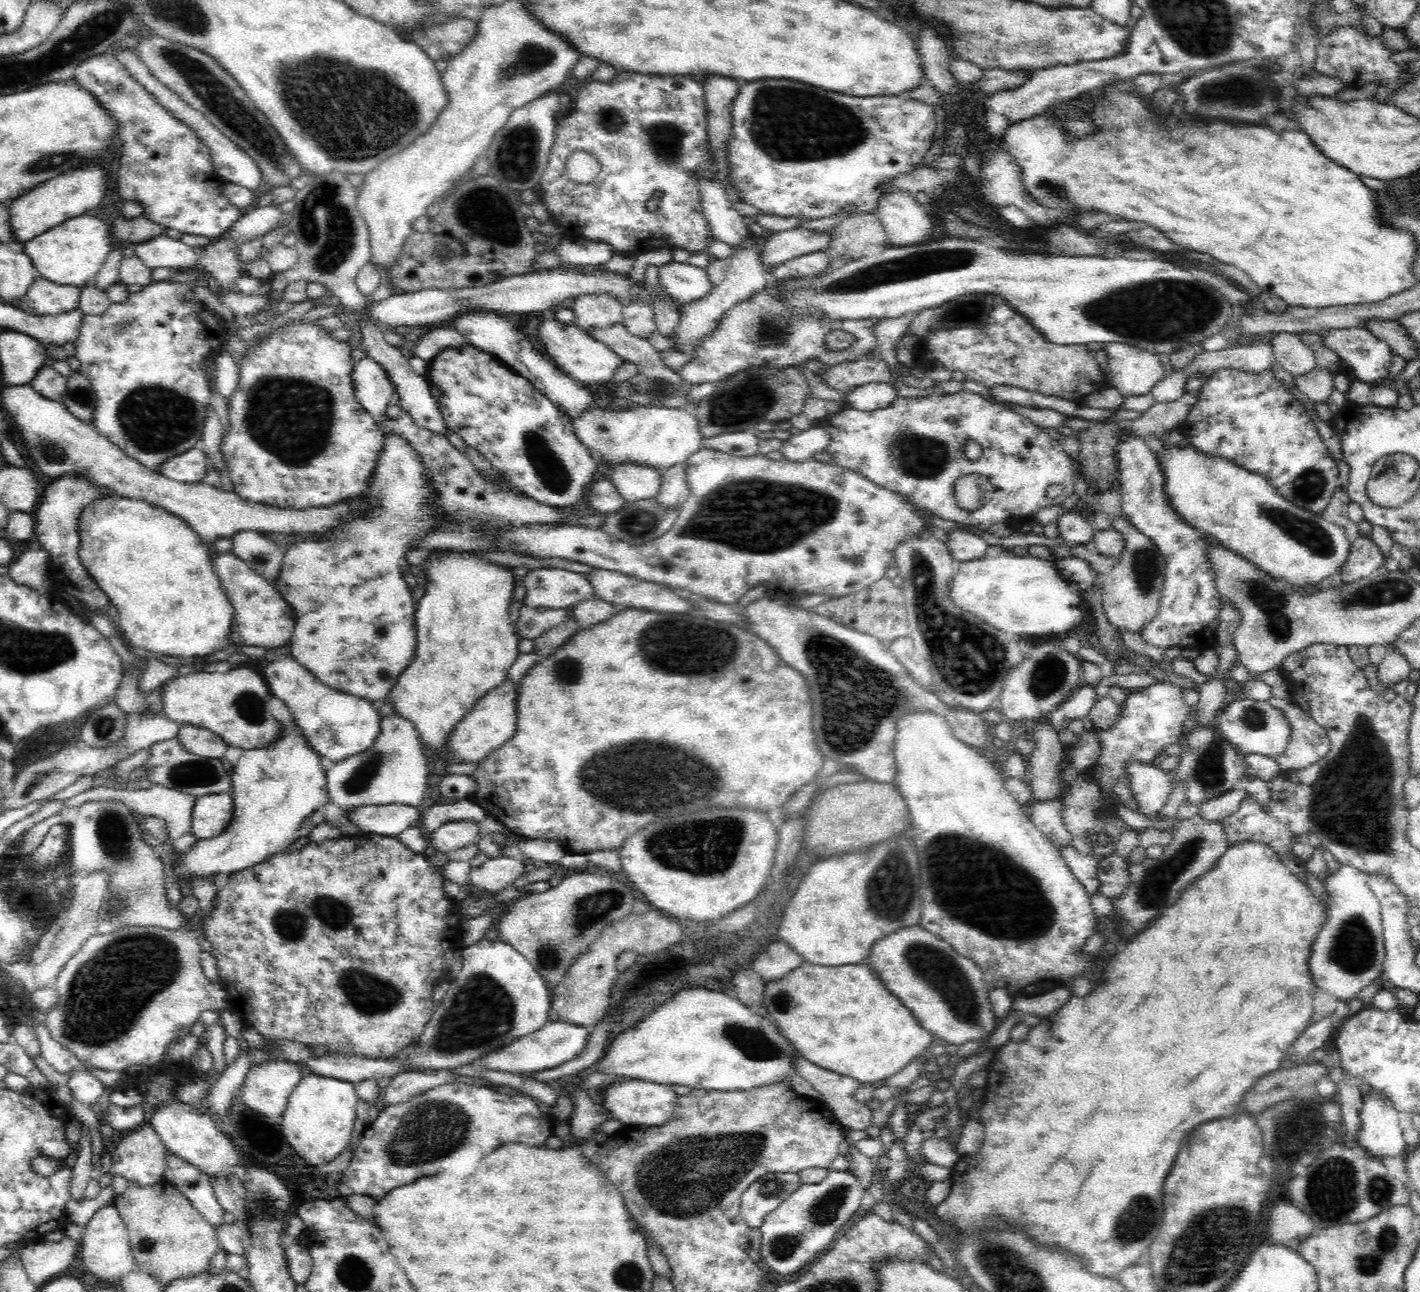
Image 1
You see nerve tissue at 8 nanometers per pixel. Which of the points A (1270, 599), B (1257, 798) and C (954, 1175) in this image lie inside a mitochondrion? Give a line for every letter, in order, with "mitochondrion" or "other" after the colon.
A: mitochondrion
B: other
C: other

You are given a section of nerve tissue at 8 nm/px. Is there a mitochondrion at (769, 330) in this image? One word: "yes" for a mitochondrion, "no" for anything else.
yes

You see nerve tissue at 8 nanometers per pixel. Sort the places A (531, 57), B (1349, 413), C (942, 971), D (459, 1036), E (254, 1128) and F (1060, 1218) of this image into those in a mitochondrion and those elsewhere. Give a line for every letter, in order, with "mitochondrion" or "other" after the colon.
A: mitochondrion
B: other
C: mitochondrion
D: mitochondrion
E: other
F: other

